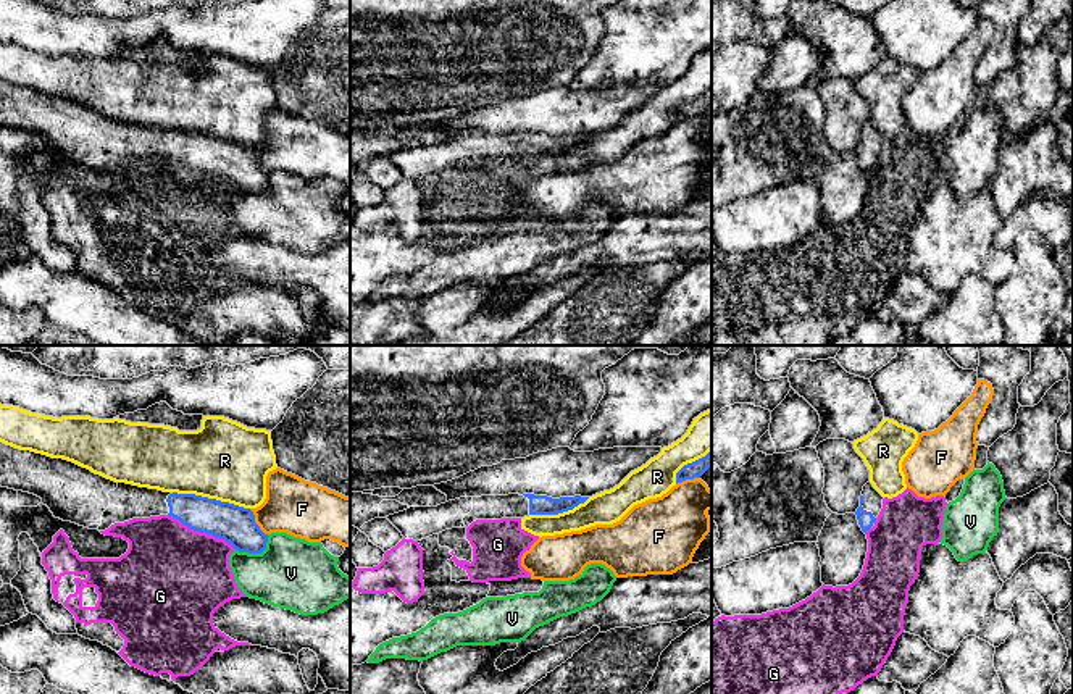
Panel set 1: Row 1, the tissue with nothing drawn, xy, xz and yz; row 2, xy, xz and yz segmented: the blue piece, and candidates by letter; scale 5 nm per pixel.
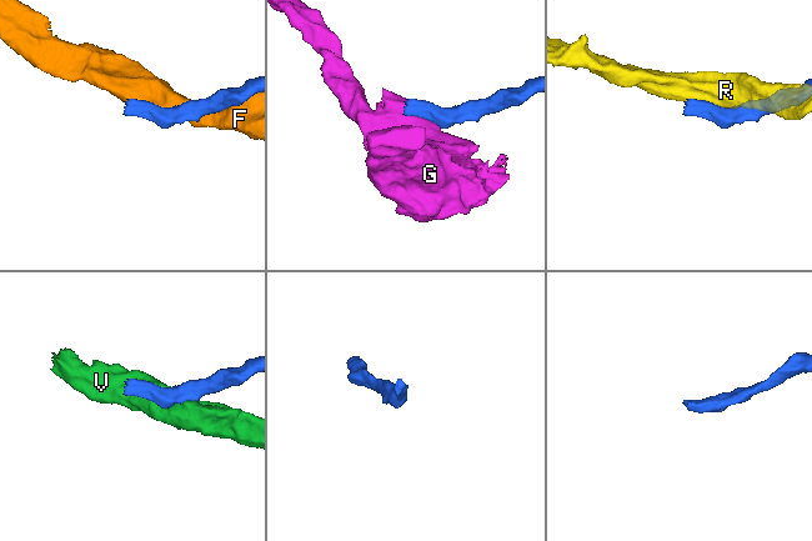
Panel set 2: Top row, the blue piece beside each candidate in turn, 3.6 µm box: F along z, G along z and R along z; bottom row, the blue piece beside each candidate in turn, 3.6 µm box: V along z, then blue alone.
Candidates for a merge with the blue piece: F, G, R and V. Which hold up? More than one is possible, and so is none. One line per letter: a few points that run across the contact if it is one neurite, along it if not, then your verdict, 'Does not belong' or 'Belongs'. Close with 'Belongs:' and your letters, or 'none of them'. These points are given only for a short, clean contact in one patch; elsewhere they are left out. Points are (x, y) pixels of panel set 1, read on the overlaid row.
F: Does not belong
G: Does not belong
R: Does not belong
V: Does not belong
Belongs: none of them

